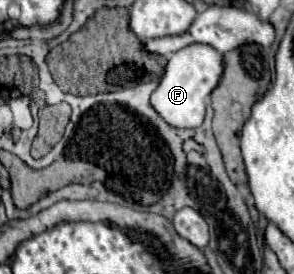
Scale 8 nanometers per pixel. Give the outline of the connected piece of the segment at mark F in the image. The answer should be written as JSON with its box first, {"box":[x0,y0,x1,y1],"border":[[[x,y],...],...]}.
{"box":[149,43,223,129],"border":[[[201,43],[187,45],[167,59],[165,71],[157,83],[157,89],[151,93],[149,103],[171,127],[179,127],[179,129],[199,127],[205,119],[209,93],[217,87],[221,73],[223,73],[221,53]]]}

